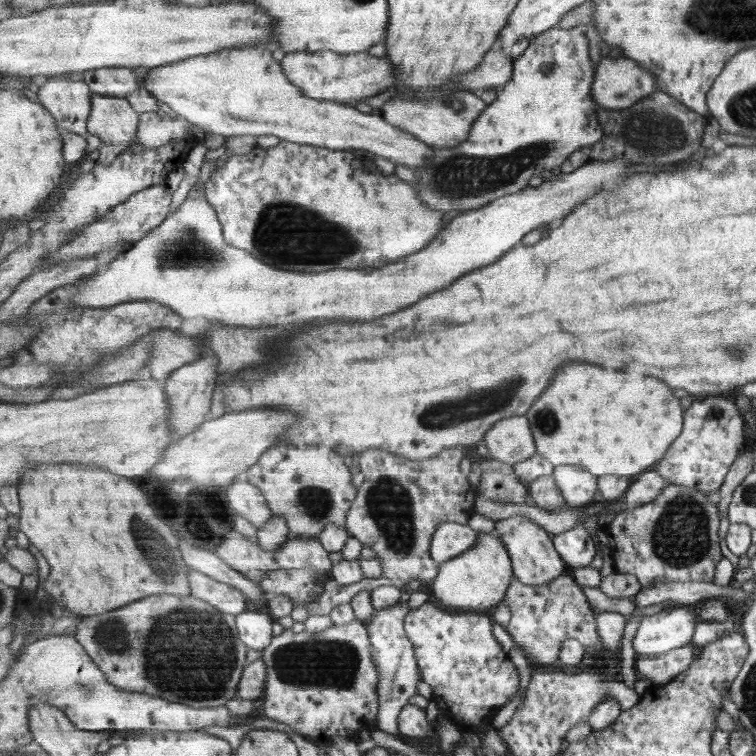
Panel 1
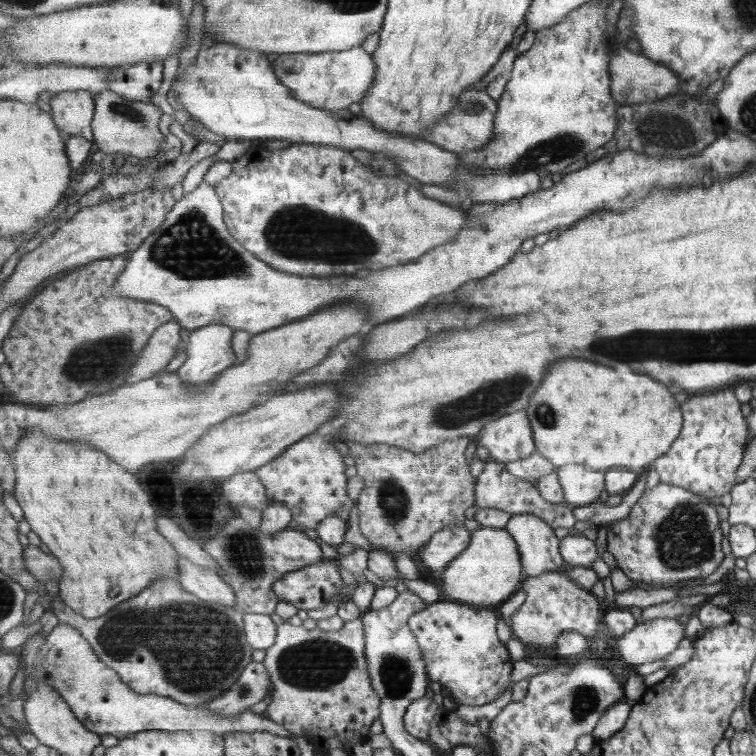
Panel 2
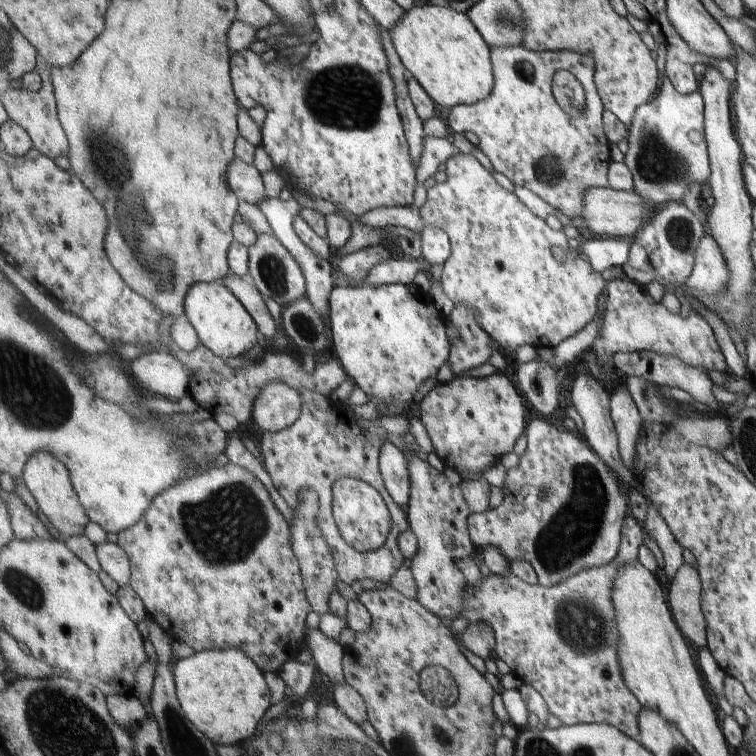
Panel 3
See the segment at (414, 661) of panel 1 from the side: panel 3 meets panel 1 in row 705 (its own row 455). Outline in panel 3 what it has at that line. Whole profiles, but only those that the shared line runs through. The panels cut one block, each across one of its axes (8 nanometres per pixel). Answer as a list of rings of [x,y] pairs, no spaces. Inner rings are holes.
[[[385,442],[380,453],[380,470],[389,494],[406,508],[411,500],[410,458],[393,442]]]

